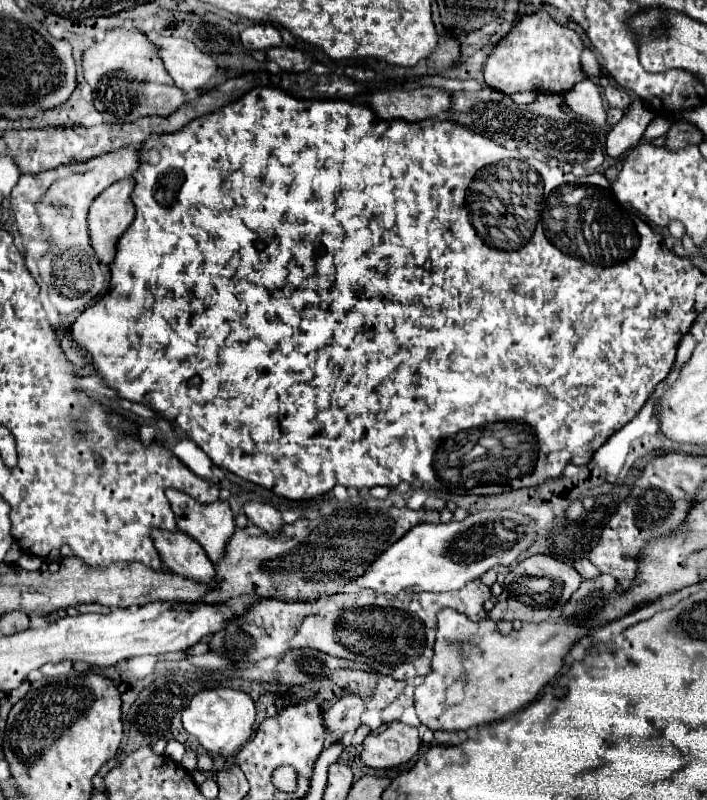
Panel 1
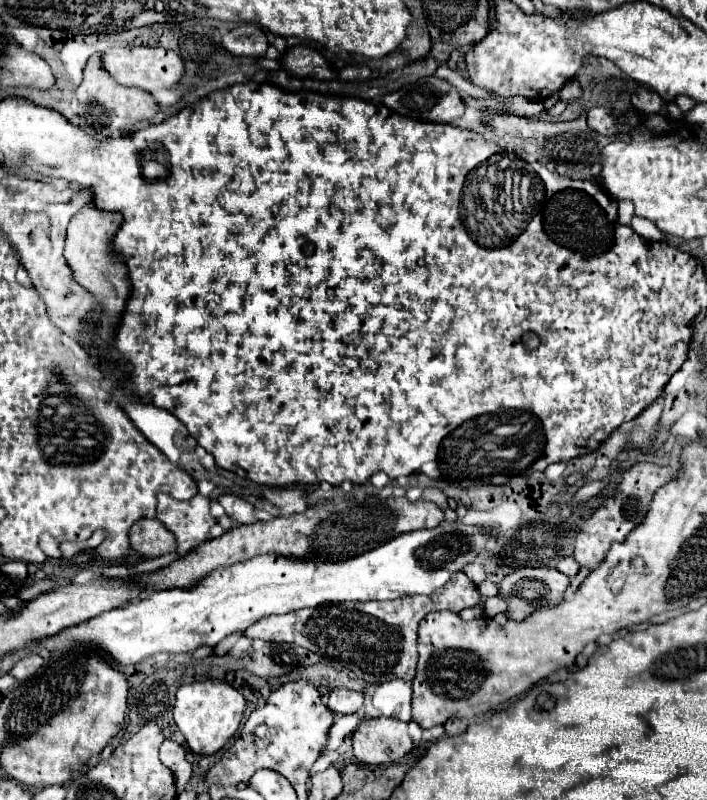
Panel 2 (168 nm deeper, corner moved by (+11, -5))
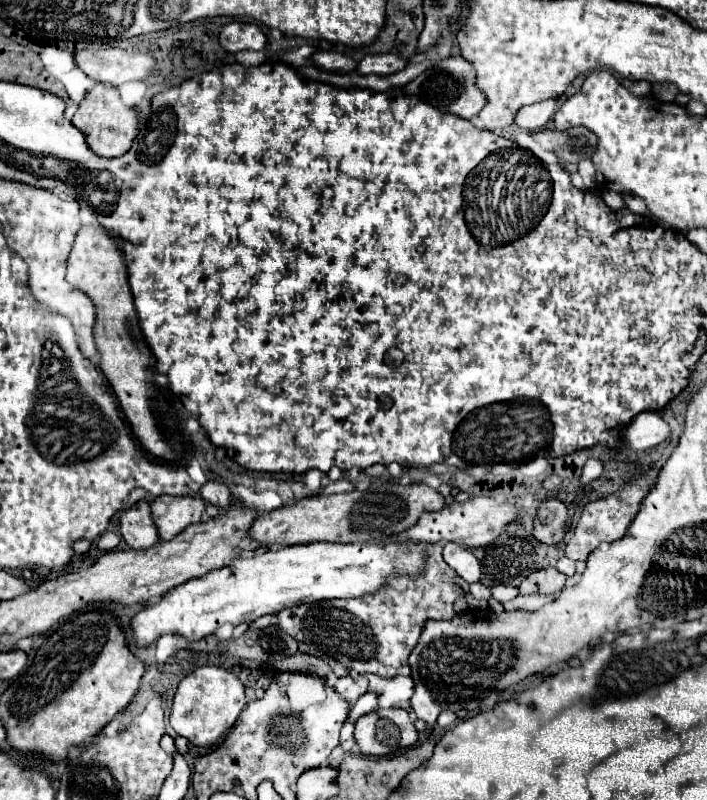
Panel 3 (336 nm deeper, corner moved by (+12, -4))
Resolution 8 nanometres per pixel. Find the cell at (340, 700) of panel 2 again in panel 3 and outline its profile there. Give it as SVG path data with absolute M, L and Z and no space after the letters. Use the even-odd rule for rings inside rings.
M346 675L346 677L340 677L338 681L336 681L336 685L334 685L334 689L342 695L342 697L346 697L350 703L354 703L360 695L364 695L366 693L366 689L368 689L368 679L366 679L366 675Z

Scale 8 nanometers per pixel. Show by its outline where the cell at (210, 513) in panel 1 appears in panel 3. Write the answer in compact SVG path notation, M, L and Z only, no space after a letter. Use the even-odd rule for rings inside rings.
M160 495L152 503L152 519L158 527L158 535L162 541L178 535L186 525L200 523L204 513L204 501L200 497L174 497Z

